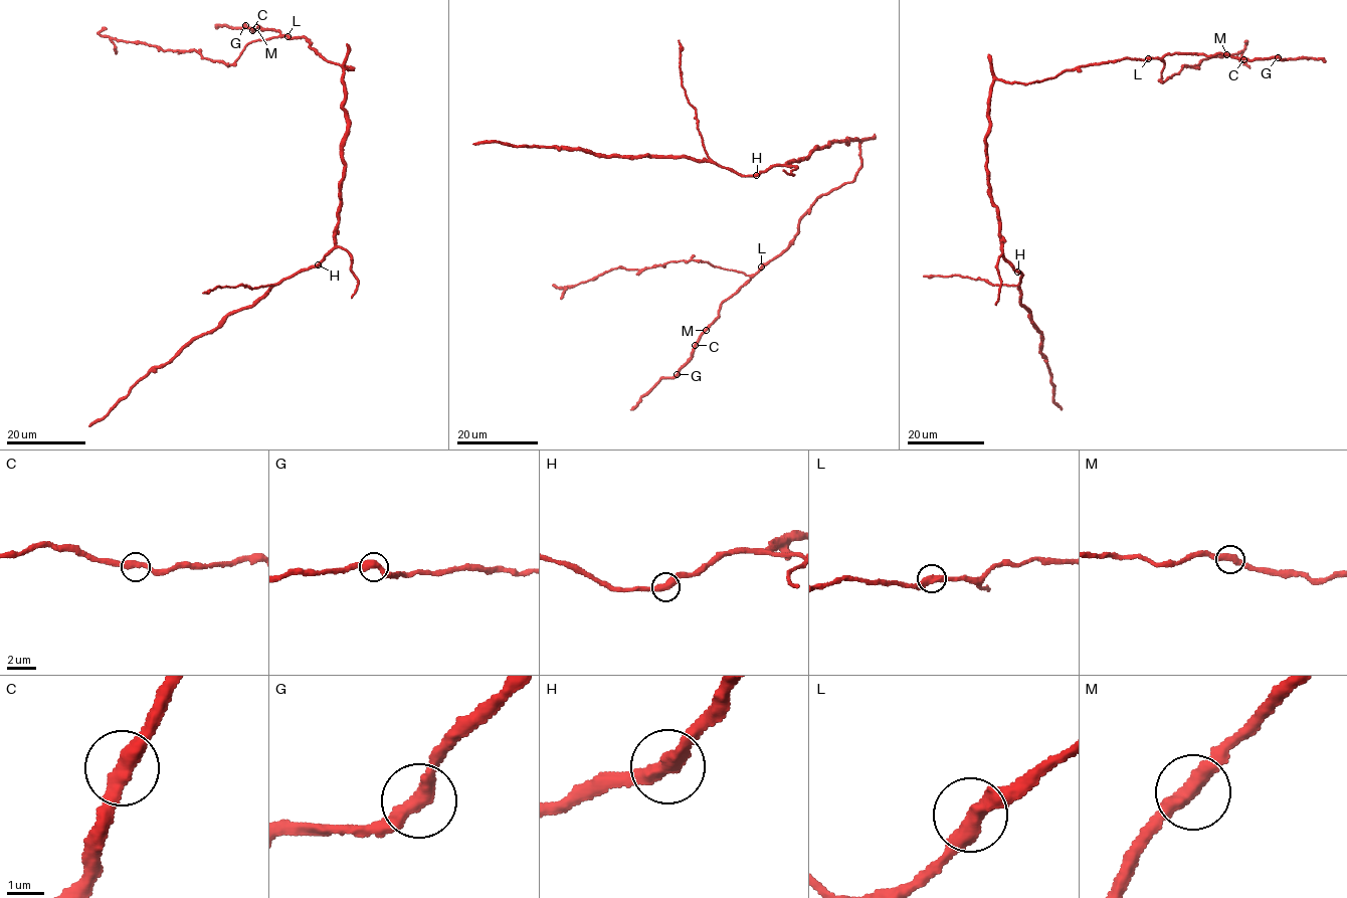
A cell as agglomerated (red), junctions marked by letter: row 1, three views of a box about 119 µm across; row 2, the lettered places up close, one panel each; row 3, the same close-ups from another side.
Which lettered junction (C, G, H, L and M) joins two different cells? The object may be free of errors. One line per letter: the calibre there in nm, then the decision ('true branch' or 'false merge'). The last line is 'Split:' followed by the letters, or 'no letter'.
C: 420 nm thick; true branch
G: 420 nm thick; true branch
H: 440 nm thick; true branch
L: 440 nm thick; true branch
M: 420 nm thick; true branch
Split: no letter

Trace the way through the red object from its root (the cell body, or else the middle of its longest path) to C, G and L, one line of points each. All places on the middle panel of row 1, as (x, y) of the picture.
C: (849, 139), (860, 142), (855, 177), (819, 195), (800, 220), (794, 240), (722, 303), (719, 316), (695, 345)
G: (849, 139), (860, 142), (855, 177), (819, 195), (800, 220), (794, 240), (722, 303), (677, 374)
L: (849, 139), (858, 139), (860, 142), (860, 169), (855, 177), (819, 195), (800, 220), (794, 240), (761, 266)

